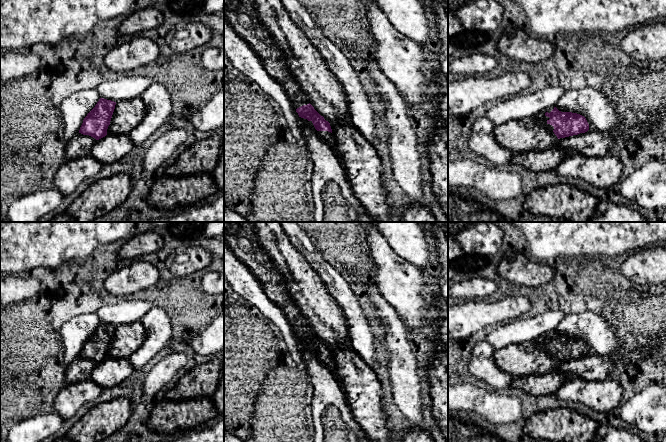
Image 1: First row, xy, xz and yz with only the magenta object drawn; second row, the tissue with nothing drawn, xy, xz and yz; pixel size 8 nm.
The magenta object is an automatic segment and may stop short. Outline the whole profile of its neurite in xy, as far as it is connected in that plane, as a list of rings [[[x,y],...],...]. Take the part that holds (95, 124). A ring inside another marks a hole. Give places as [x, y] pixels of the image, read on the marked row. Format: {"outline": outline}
{"outline": [[[100,98],[95,107],[84,118],[79,133],[99,140],[107,135],[107,129],[115,109],[116,102]]]}

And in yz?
{"outline": [[[555,106],[544,109],[535,115],[534,121],[553,131],[558,139],[589,130],[589,124],[584,116],[572,112],[561,112]]]}

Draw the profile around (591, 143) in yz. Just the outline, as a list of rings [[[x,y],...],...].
[[[592,131],[557,140],[553,147],[564,150],[568,155],[581,154],[590,156],[606,156],[615,142],[608,131]]]

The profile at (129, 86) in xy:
[[[134,74],[121,75],[115,80],[107,80],[96,87],[101,98],[114,102],[140,97],[152,81],[148,77]]]

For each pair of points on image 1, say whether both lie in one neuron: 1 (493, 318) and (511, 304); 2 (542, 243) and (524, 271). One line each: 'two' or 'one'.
1: one
2: two

